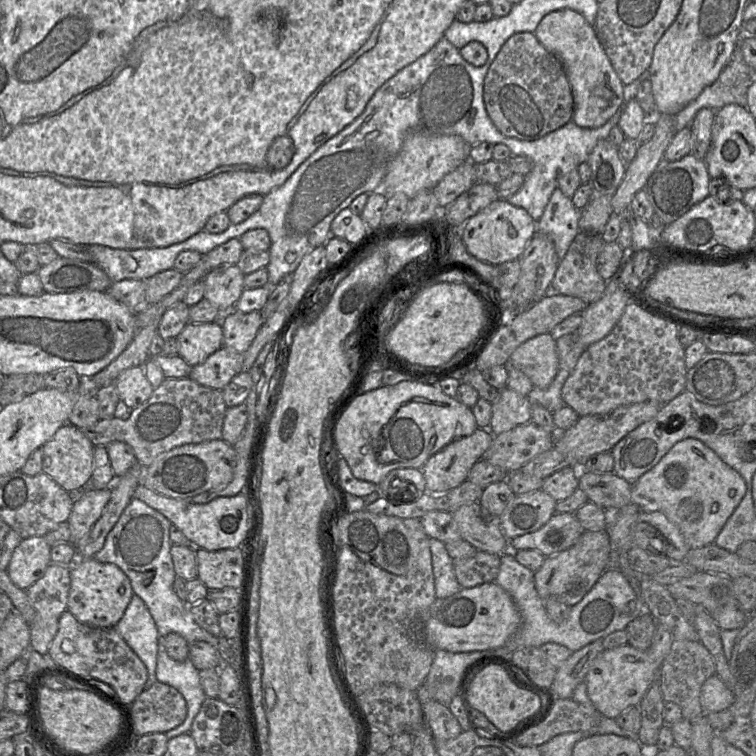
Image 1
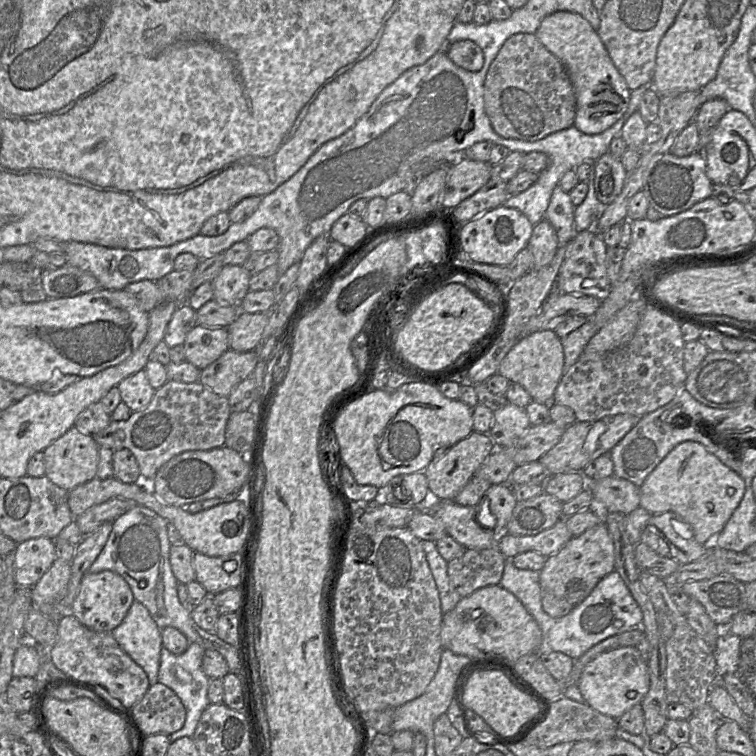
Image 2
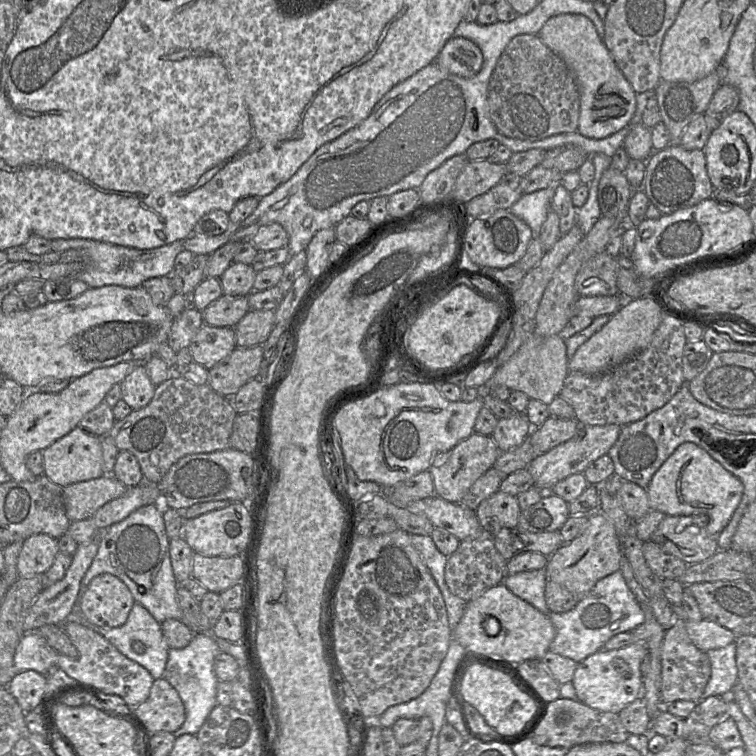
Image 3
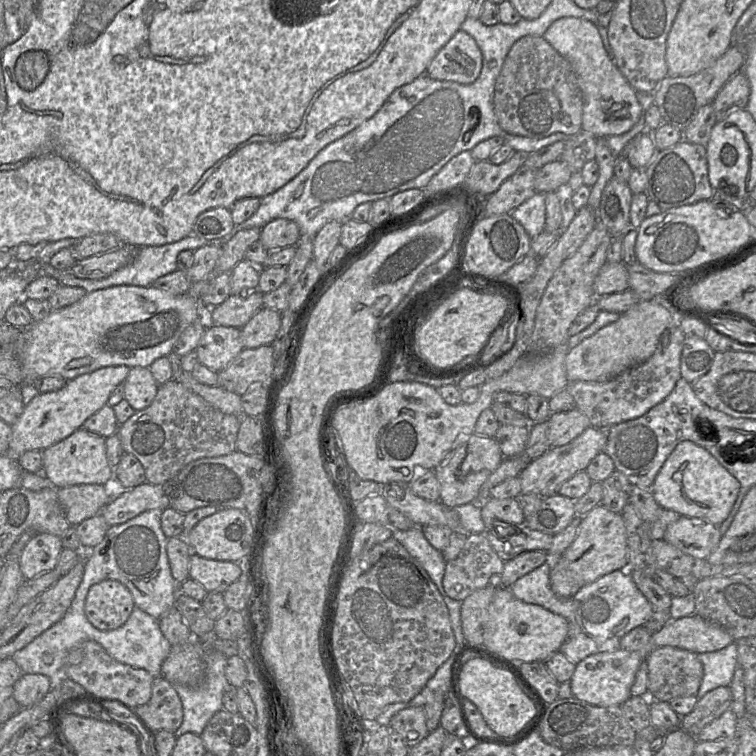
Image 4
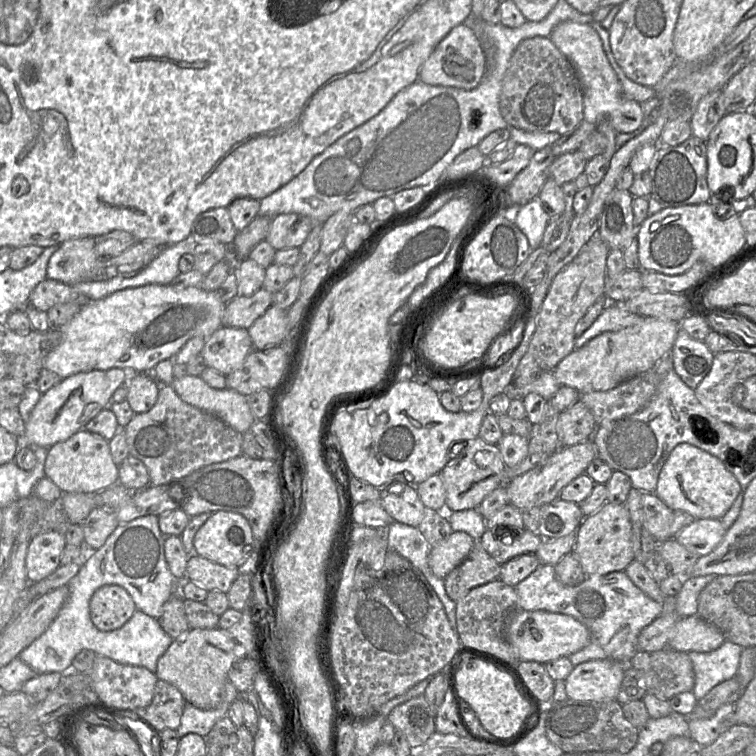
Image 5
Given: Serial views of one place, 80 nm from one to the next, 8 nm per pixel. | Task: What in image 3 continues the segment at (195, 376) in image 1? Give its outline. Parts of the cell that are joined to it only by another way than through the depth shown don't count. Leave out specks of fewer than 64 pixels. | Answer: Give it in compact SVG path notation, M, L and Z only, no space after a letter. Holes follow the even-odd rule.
M263 346L236 347L208 370L207 384L221 396L231 396L249 380L259 376Z

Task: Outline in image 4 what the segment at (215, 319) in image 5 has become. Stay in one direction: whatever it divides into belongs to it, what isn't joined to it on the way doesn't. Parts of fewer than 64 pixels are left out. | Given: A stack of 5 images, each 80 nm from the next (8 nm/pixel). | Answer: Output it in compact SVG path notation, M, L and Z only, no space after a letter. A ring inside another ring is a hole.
M118 285L86 293L76 303L51 311L46 318L33 322L23 330L20 362L25 383L35 383L50 376L61 376L70 381L107 366L148 368L156 359L168 356L183 331L201 318L205 318L205 314L200 297L194 298L188 294L173 295L151 285Z

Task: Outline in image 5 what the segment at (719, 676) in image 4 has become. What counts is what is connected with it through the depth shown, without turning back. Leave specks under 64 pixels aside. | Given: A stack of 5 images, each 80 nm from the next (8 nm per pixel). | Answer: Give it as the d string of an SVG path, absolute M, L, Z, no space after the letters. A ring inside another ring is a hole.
M726 639L719 648L711 652L687 652L695 673L693 693L698 700L720 683L736 676L743 649Z

